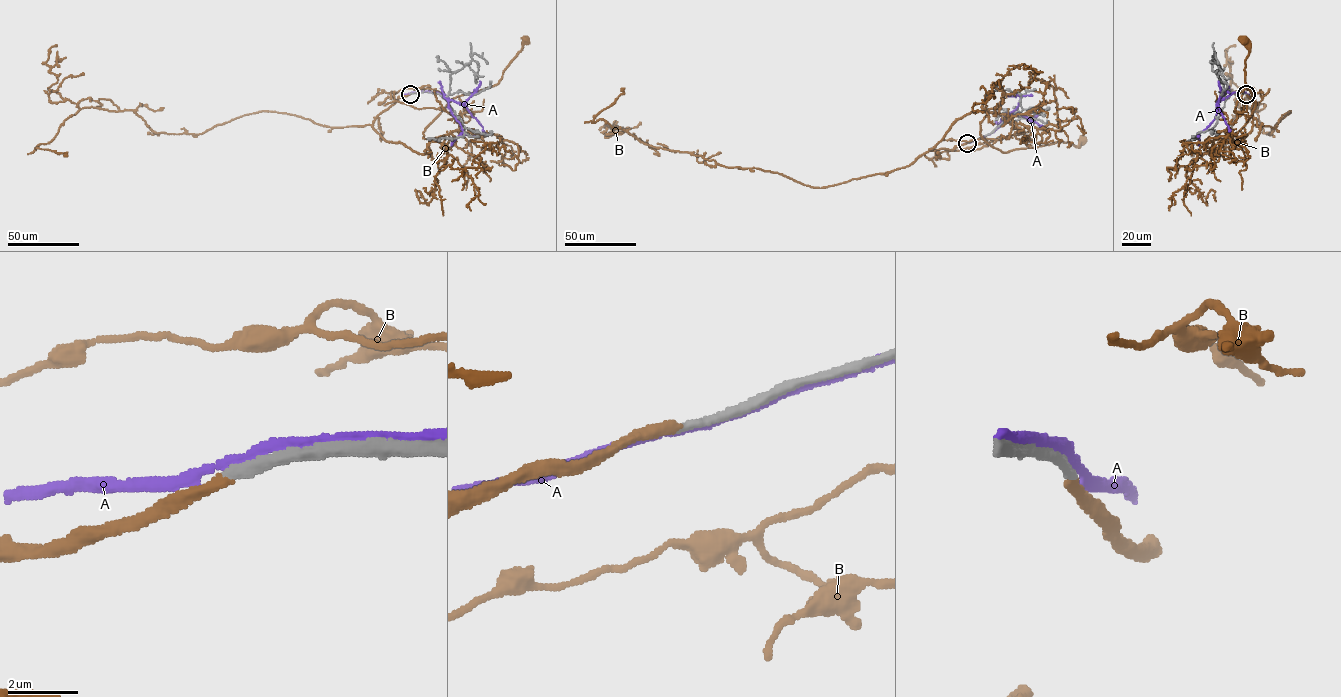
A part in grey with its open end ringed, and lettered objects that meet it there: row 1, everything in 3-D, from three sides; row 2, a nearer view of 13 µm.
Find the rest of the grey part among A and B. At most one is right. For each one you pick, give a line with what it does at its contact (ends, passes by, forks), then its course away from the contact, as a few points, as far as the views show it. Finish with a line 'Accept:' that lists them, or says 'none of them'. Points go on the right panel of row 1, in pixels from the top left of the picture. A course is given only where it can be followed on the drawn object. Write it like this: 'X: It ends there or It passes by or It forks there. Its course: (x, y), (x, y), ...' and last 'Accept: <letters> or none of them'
B: It ends there. Its course: (1246, 94), (1253, 102), (1252, 130), (1214, 153), (1212, 143), (1237, 132), (1255, 105), (1243, 40)
Accept: B

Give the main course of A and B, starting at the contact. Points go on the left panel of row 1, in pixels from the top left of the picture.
A: (412, 93), (435, 92), (448, 100), (448, 107), (463, 131), (451, 145)
B: (410, 94), (372, 127), (424, 153), (424, 129), (452, 99), (496, 85), (524, 40)

